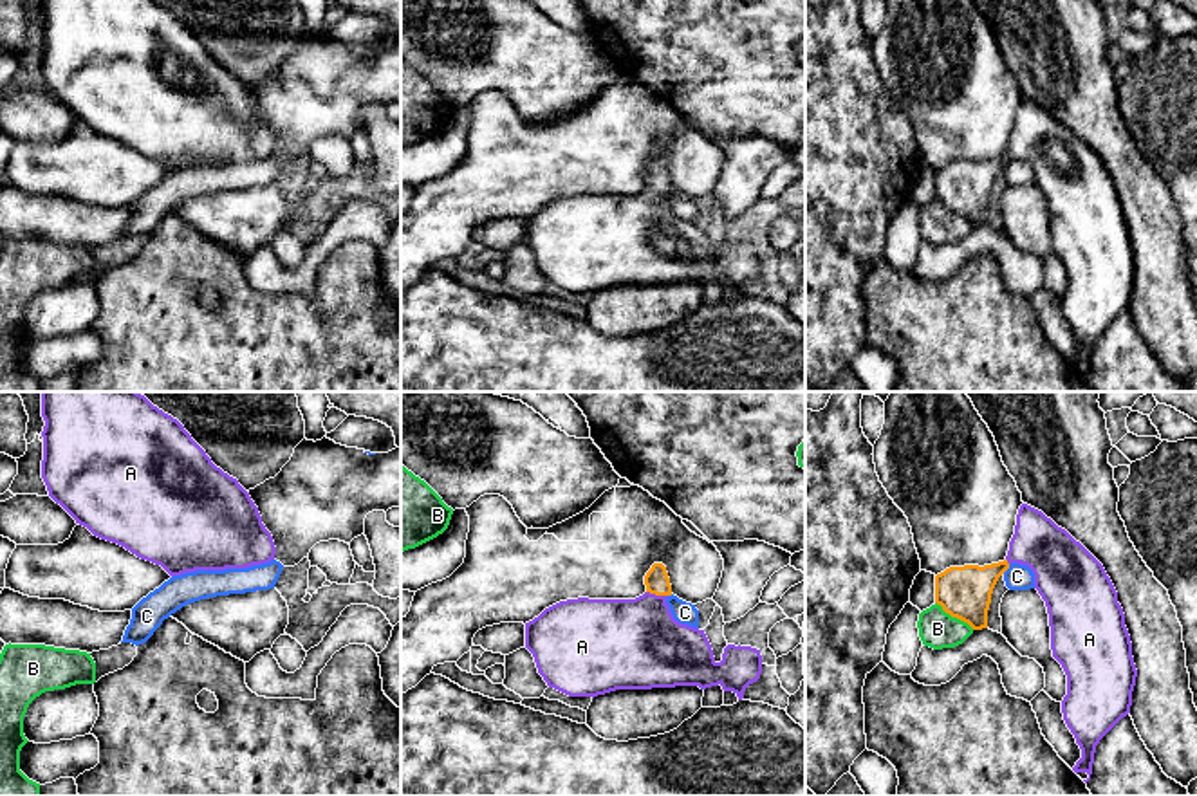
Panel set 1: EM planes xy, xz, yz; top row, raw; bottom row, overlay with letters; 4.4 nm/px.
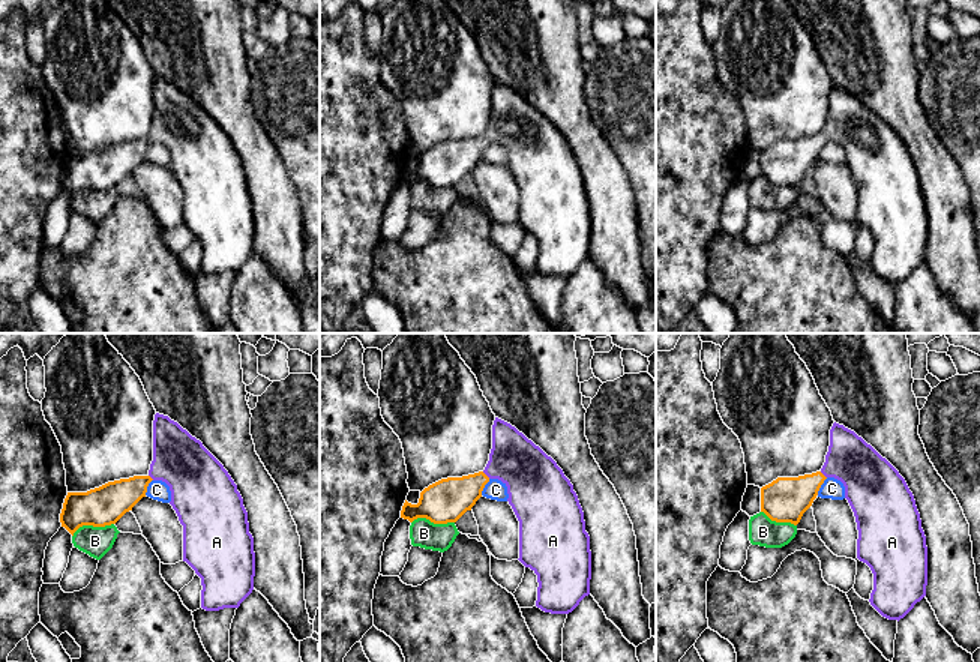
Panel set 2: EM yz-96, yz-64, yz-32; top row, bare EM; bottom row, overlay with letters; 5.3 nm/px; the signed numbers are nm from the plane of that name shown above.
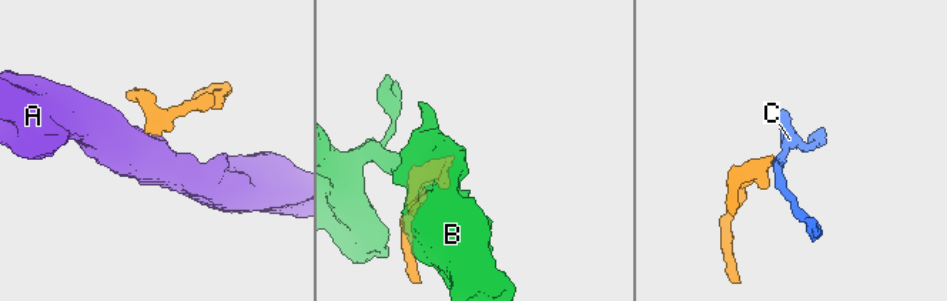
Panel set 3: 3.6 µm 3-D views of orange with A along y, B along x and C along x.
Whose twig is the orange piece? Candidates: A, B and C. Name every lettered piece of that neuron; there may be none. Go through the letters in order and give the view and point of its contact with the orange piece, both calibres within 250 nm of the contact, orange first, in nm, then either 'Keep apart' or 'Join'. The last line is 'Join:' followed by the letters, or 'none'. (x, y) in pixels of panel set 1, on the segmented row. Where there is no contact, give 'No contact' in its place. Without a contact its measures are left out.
A: Touches orange at xz (658, 594). Thickness 110 nm (orange) against 400 nm. Join
B: Touches orange at yz (955, 616). Thickness 240 nm (orange) against 160 nm. Keep apart
C: Touches orange at yz (1006, 569). Thickness 240 nm (orange) against 110 nm. Keep apart
Join: A

